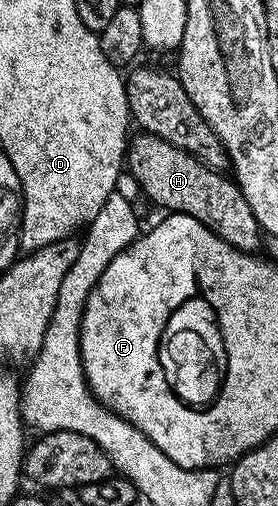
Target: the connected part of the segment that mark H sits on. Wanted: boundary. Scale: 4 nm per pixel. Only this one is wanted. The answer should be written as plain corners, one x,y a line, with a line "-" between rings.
142,131
136,132
136,134
136,137
134,134
130,138
125,154
125,165
127,171
137,179
139,190
145,199
147,197
151,202
163,208
163,211
193,215
193,219
205,223
205,227
209,227
209,231
213,231
221,239
225,239
225,243
237,247
243,253
255,253
258,250
259,237
261,238
259,224
249,203
245,203
245,195
230,176
224,175
218,169
211,169
194,155
157,135

